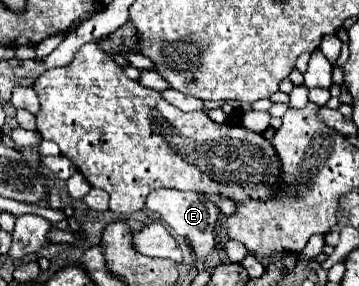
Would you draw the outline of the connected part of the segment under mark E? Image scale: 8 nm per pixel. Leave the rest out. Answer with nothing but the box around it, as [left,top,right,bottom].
[147,189,221,257]

